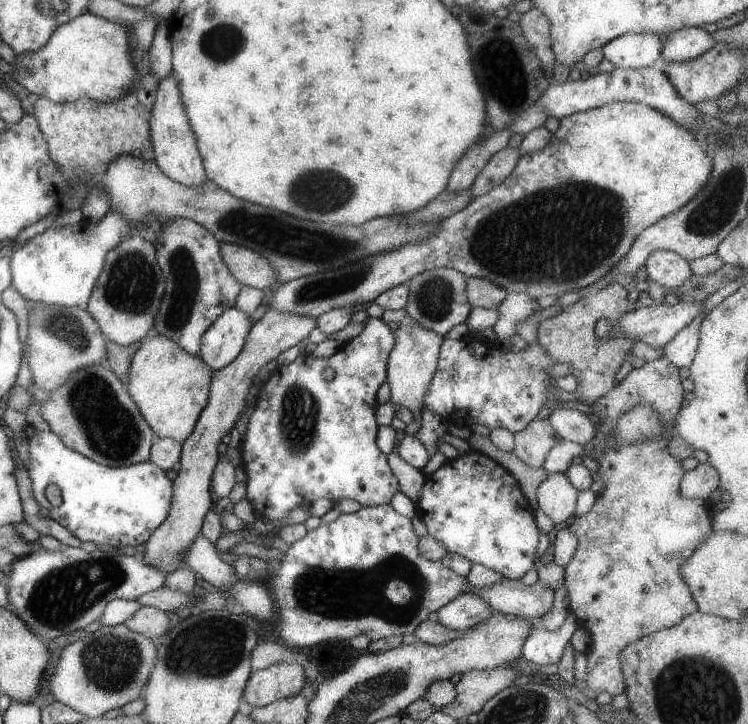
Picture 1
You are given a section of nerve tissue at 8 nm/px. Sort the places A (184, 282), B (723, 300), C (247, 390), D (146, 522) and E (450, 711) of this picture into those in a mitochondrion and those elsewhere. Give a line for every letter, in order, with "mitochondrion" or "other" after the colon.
A: mitochondrion
B: other
C: other
D: other
E: other

